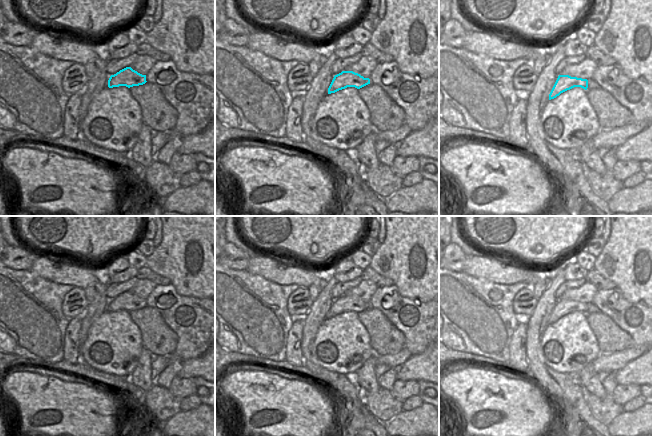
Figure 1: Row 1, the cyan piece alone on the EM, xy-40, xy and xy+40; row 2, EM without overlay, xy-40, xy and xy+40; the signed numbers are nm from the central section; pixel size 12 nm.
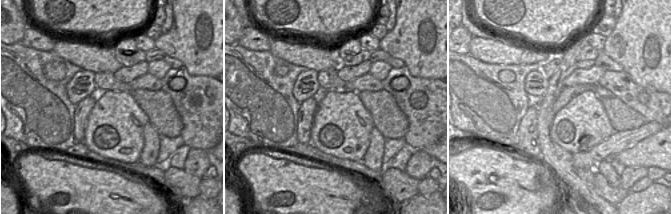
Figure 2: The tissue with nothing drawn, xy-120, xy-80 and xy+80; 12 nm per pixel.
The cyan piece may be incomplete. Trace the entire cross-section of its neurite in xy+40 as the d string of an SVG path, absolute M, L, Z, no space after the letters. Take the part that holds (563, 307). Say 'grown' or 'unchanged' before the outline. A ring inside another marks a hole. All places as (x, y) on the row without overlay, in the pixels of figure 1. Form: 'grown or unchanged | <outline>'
unchanged | M559 299L549 318L549 324L556 322L561 317L570 314L574 311L581 311L587 314L588 304L577 301L571 301L569 299Z

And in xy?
unchanged | M342 295L334 300L328 312L328 318L335 317L347 311L360 313L368 308L370 308L369 302L364 302L360 298L353 295Z

